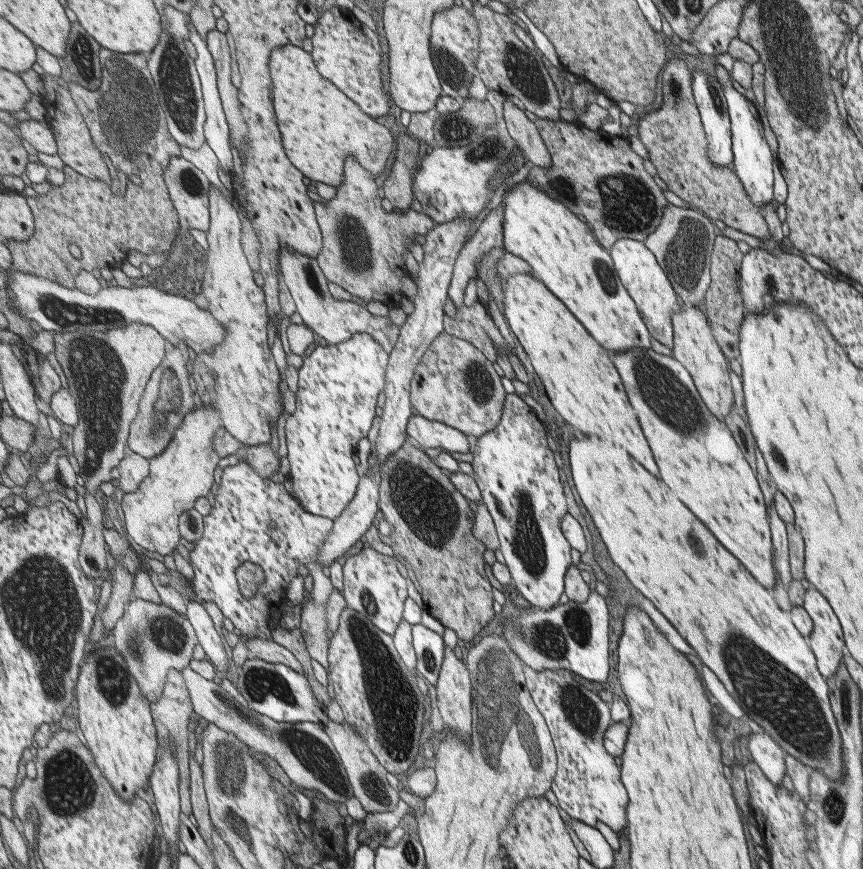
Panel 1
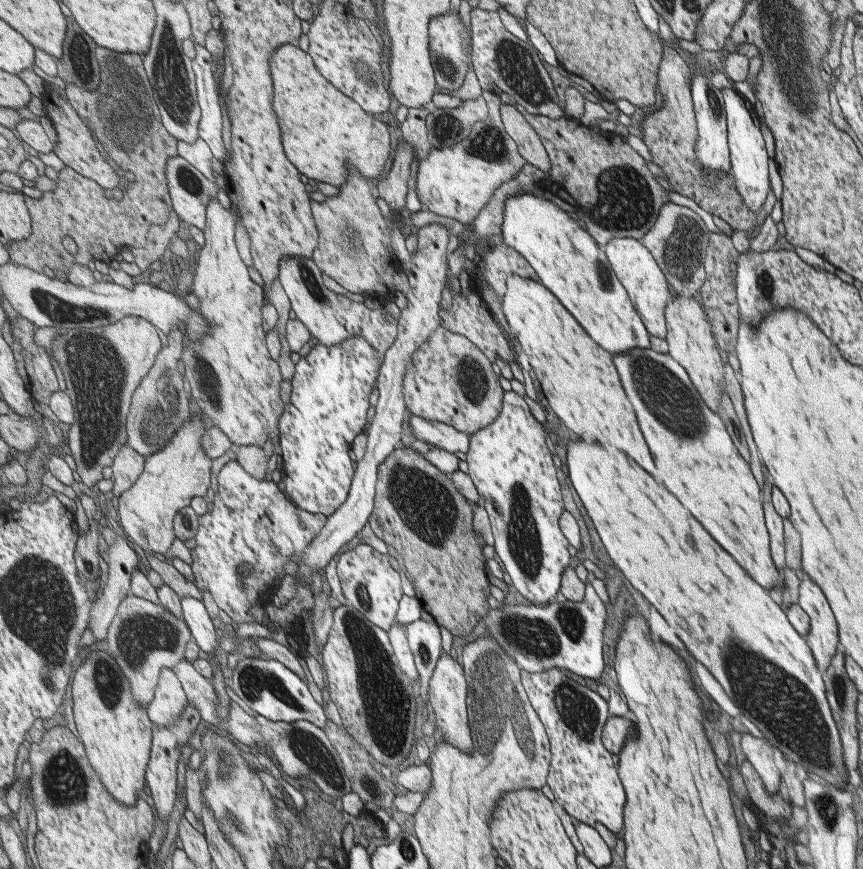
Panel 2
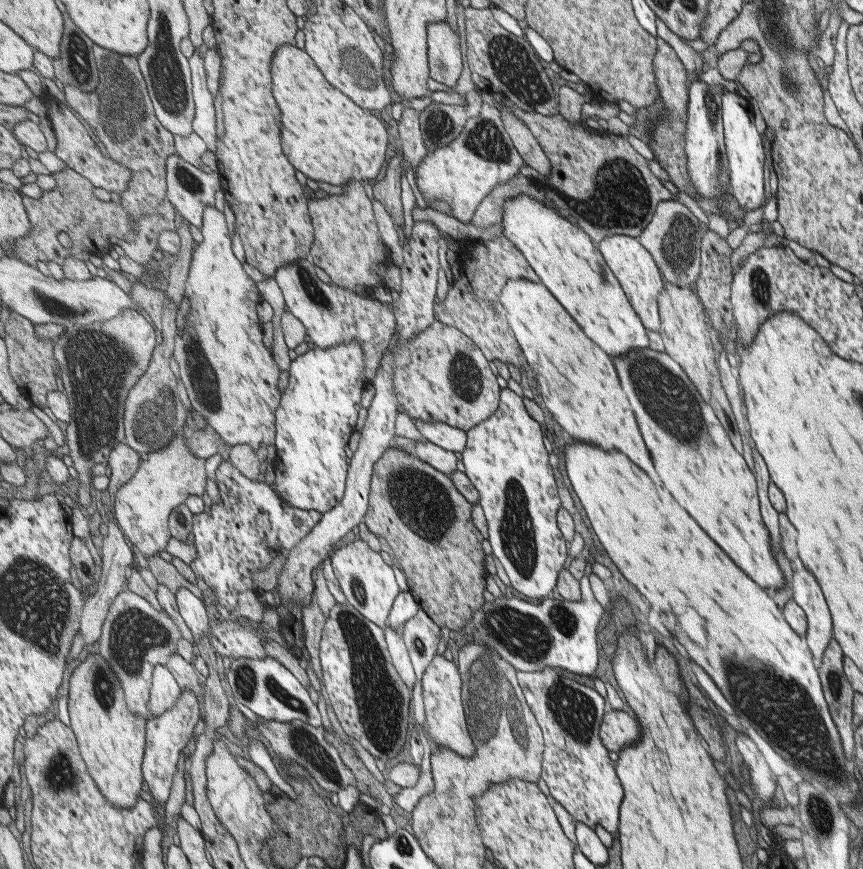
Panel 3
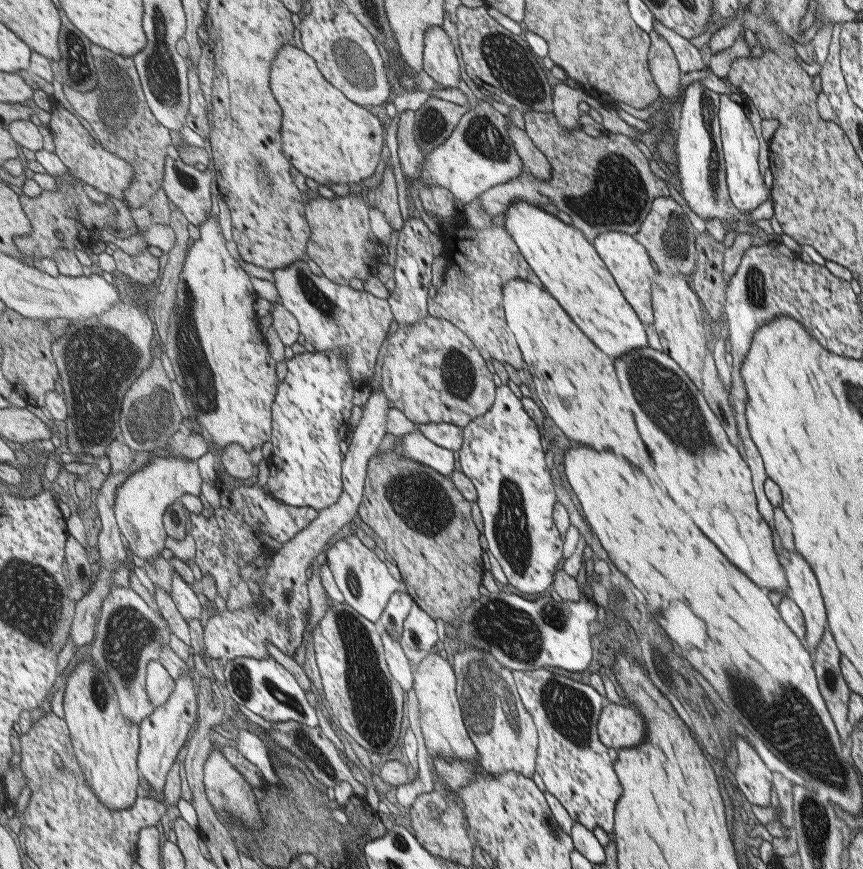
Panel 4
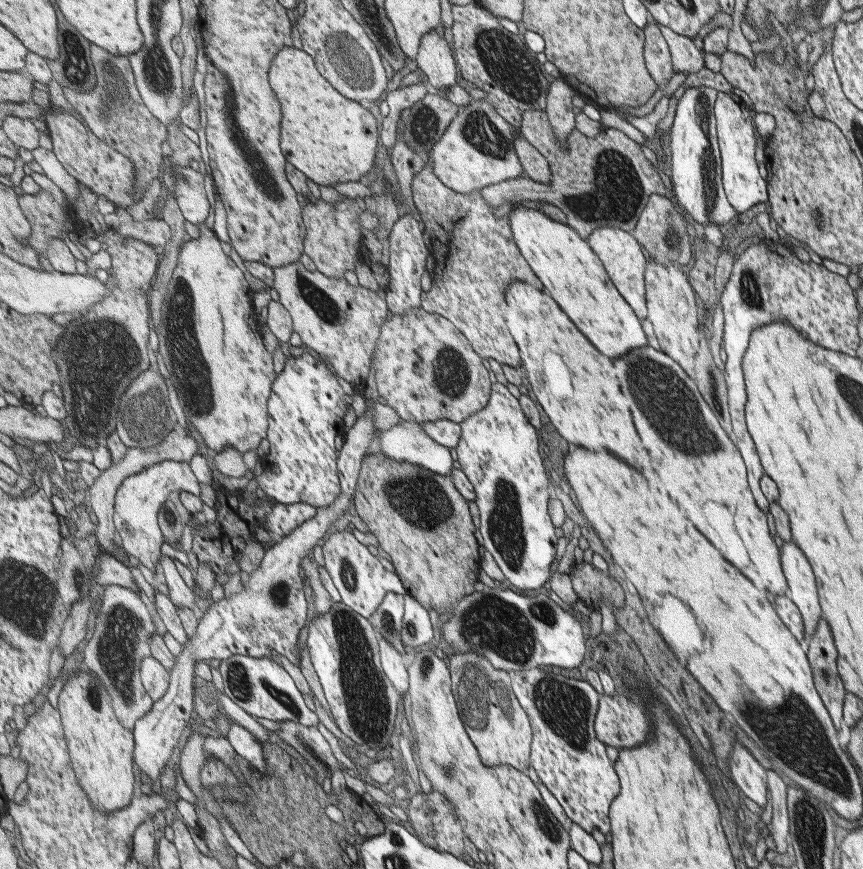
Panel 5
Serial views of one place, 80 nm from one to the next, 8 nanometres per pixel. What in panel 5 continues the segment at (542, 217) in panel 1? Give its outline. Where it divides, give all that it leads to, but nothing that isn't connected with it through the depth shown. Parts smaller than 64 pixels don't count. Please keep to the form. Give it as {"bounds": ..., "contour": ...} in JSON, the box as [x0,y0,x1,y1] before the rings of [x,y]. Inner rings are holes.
{"bounds":[508,206,645,358],"contour":[[[520,206],[508,213],[515,242],[518,243],[522,255],[528,260],[532,269],[542,279],[545,290],[549,290],[549,294],[557,300],[559,306],[563,306],[563,310],[571,314],[571,320],[579,326],[579,330],[583,330],[583,334],[587,334],[587,338],[591,338],[591,342],[595,342],[595,346],[599,346],[599,350],[603,350],[603,354],[615,358],[629,352],[631,348],[645,347],[645,334],[639,326],[639,320],[635,318],[632,309],[625,304],[625,299],[610,281],[601,259],[594,253],[589,241],[568,223],[557,222],[539,209],[532,210]]]}

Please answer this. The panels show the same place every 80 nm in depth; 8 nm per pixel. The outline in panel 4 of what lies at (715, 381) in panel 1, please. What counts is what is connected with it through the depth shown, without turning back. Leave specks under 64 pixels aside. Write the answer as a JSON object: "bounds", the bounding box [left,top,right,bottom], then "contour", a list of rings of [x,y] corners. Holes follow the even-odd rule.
{"bounds":[651,270,708,390],"contour":[[[660,270],[655,274],[653,284],[651,284],[651,311],[653,311],[653,327],[661,351],[670,355],[672,359],[682,368],[686,376],[698,389],[702,390],[701,371],[704,356],[708,352],[705,343],[705,330],[703,330],[703,320],[701,320],[701,308],[699,299],[688,285],[686,277],[681,274],[668,274],[665,270]]]}

